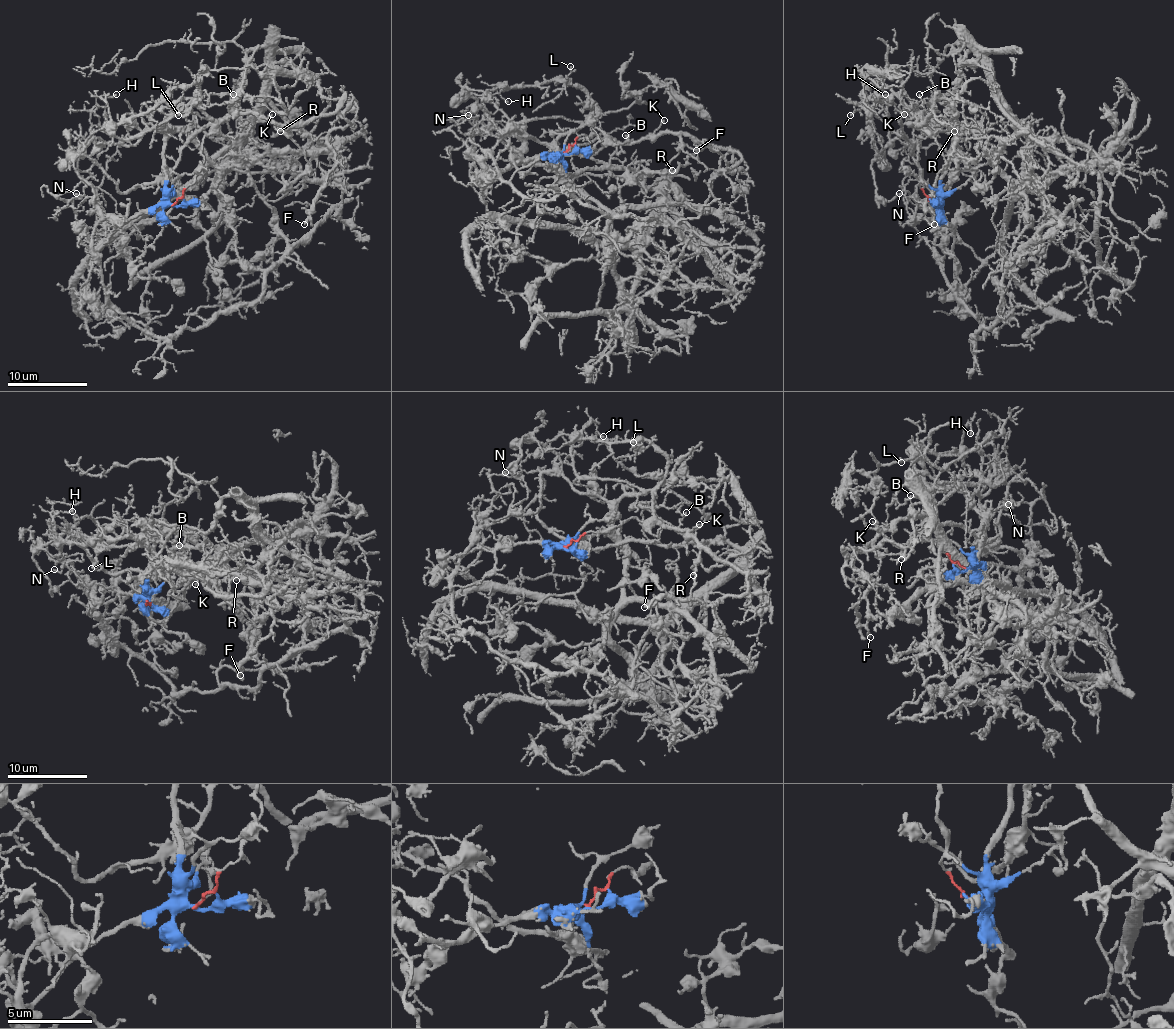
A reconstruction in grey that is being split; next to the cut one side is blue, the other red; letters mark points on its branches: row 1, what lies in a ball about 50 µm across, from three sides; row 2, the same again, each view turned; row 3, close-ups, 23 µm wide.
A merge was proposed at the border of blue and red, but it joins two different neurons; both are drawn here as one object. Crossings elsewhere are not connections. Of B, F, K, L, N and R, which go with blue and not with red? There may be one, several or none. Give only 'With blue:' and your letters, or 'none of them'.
With blue: N

